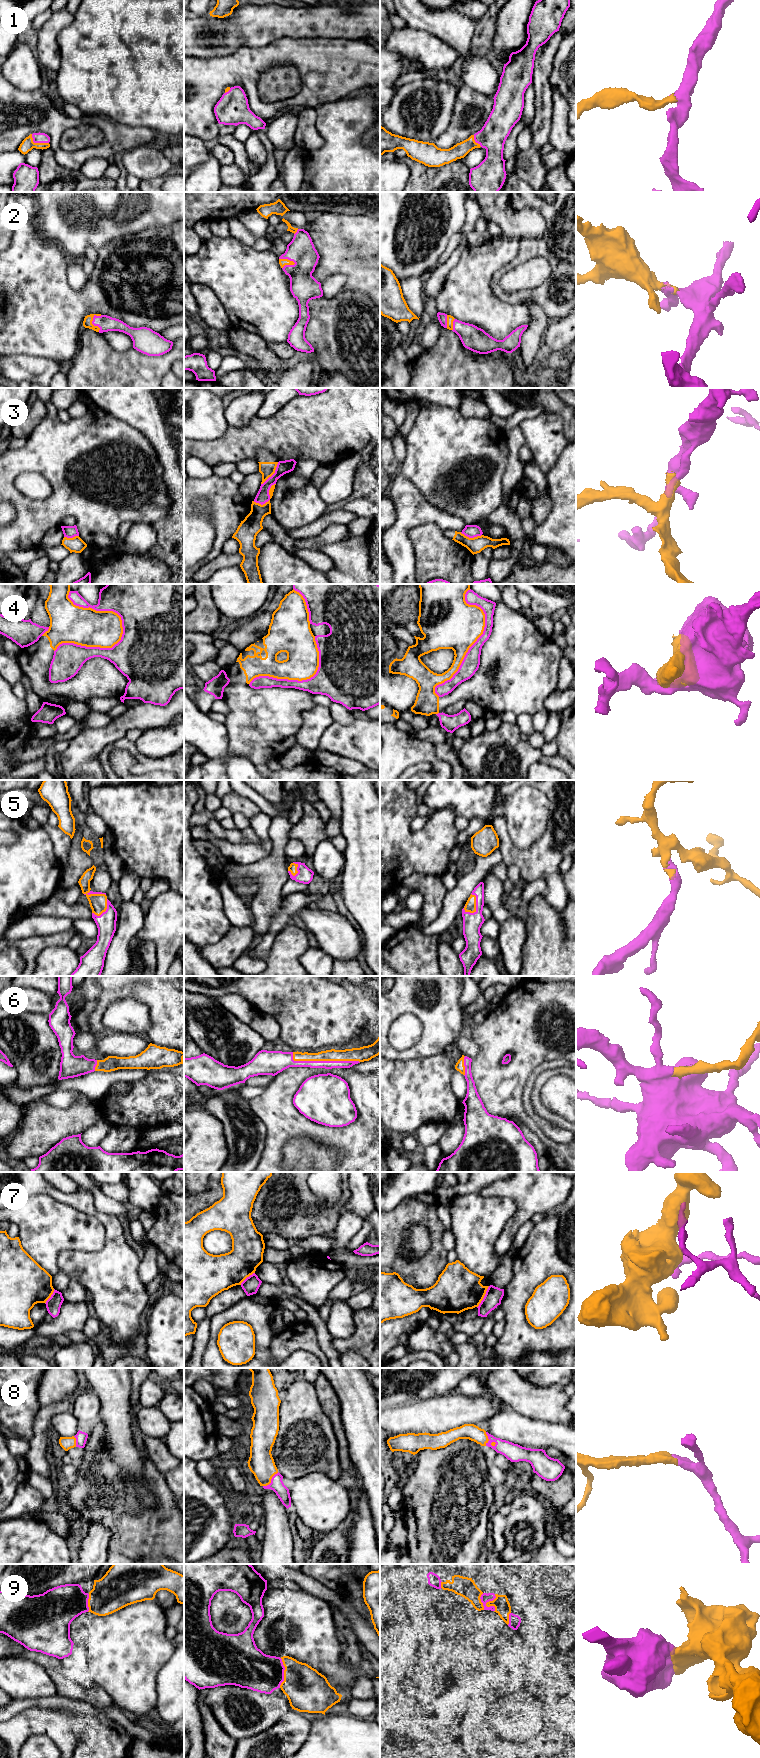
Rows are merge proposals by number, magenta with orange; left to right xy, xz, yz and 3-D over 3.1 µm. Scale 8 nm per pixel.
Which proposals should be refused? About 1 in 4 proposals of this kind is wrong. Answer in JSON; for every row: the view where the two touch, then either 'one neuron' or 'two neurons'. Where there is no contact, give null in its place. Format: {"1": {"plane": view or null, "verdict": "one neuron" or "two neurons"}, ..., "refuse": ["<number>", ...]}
{"1": {"plane": "xy", "verdict": "one neuron"}, "2": {"plane": "xz", "verdict": "one neuron"}, "3": {"plane": "xz", "verdict": "two neurons"}, "4": {"plane": "xy", "verdict": "two neurons"}, "5": {"plane": "yz", "verdict": "one neuron"}, "6": {"plane": "xz", "verdict": "one neuron"}, "7": {"plane": "yz", "verdict": "two neurons"}, "8": {"plane": "xz", "verdict": "one neuron"}, "9": {"plane": "yz", "verdict": "one neuron"}, "refuse": ["3", "4", "7"]}

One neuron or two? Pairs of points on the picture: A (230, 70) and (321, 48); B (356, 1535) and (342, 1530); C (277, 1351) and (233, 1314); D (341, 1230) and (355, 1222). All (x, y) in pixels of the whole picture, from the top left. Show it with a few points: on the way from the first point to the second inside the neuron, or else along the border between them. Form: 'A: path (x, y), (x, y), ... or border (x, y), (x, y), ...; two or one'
A: path (253, 61), (278, 52), (298, 52); one
B: border (355, 1509), (355, 1520), (348, 1533), (348, 1553); two
C: border (275, 1336), (270, 1346), (271, 1357); two
D: path (344, 1230), (352, 1223); one

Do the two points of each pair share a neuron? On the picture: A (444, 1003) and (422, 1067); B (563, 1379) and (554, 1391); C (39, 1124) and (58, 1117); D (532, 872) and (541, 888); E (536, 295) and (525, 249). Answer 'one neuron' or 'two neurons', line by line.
A: two neurons
B: two neurons
C: one neuron
D: two neurons
E: one neuron

